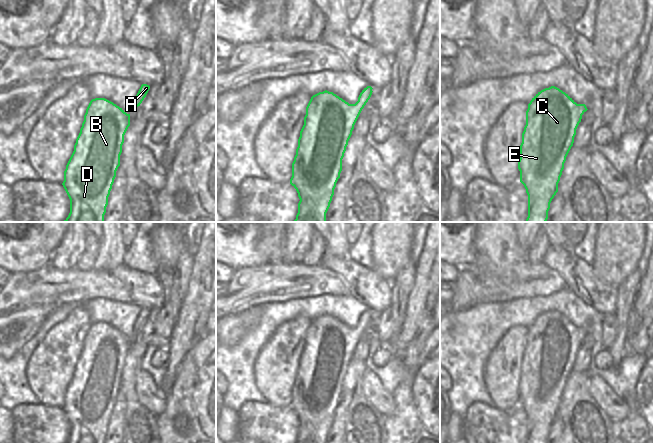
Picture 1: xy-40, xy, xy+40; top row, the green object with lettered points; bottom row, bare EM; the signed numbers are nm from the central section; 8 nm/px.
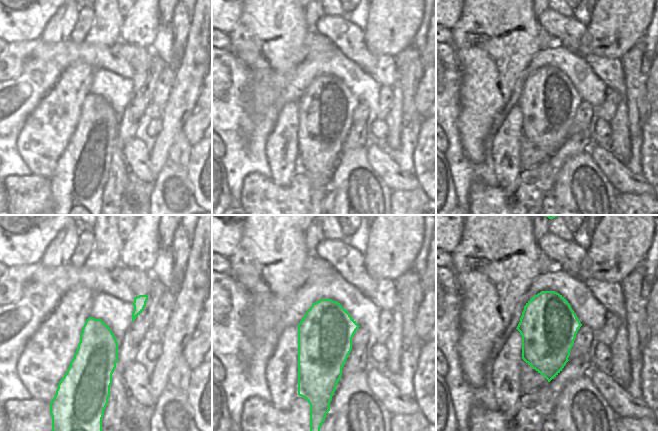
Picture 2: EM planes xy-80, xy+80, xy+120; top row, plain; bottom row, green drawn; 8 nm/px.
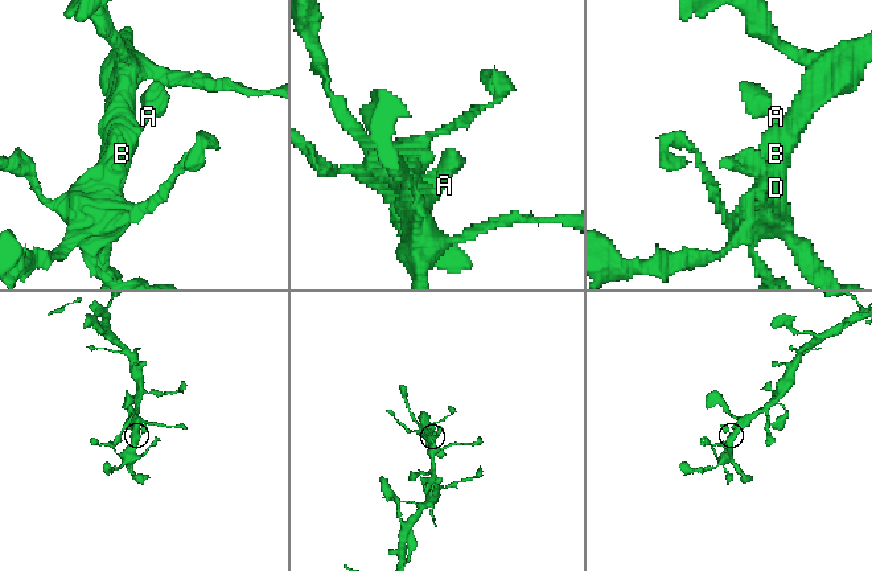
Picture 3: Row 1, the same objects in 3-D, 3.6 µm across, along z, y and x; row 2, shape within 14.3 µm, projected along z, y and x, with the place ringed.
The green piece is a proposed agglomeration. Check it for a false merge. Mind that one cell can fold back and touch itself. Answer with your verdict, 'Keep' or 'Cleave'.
Keep

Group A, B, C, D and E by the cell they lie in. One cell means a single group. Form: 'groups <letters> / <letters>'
groups A B C D E

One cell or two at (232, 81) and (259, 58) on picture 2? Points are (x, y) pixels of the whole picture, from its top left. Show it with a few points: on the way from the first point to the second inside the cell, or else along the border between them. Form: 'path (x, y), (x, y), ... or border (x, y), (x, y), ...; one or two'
border (231, 51), (251, 74), (252, 83), (247, 92); two

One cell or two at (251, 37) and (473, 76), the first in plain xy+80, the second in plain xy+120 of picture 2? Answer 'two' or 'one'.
one

